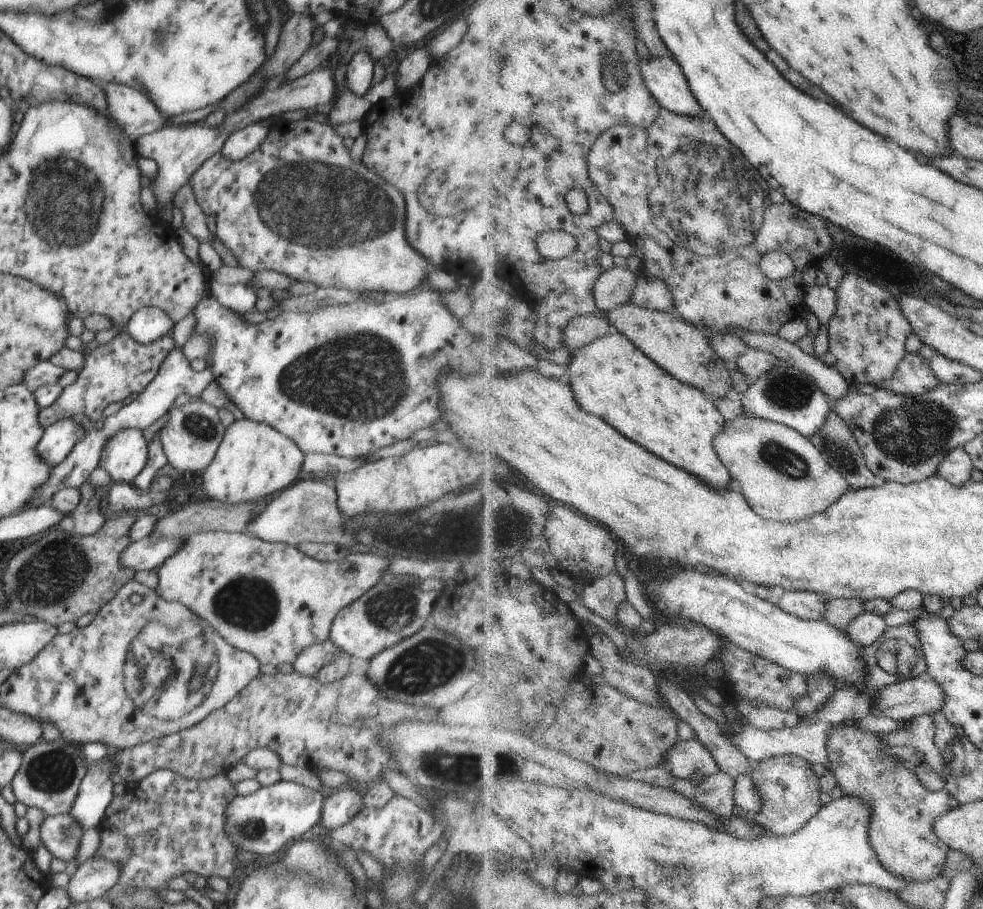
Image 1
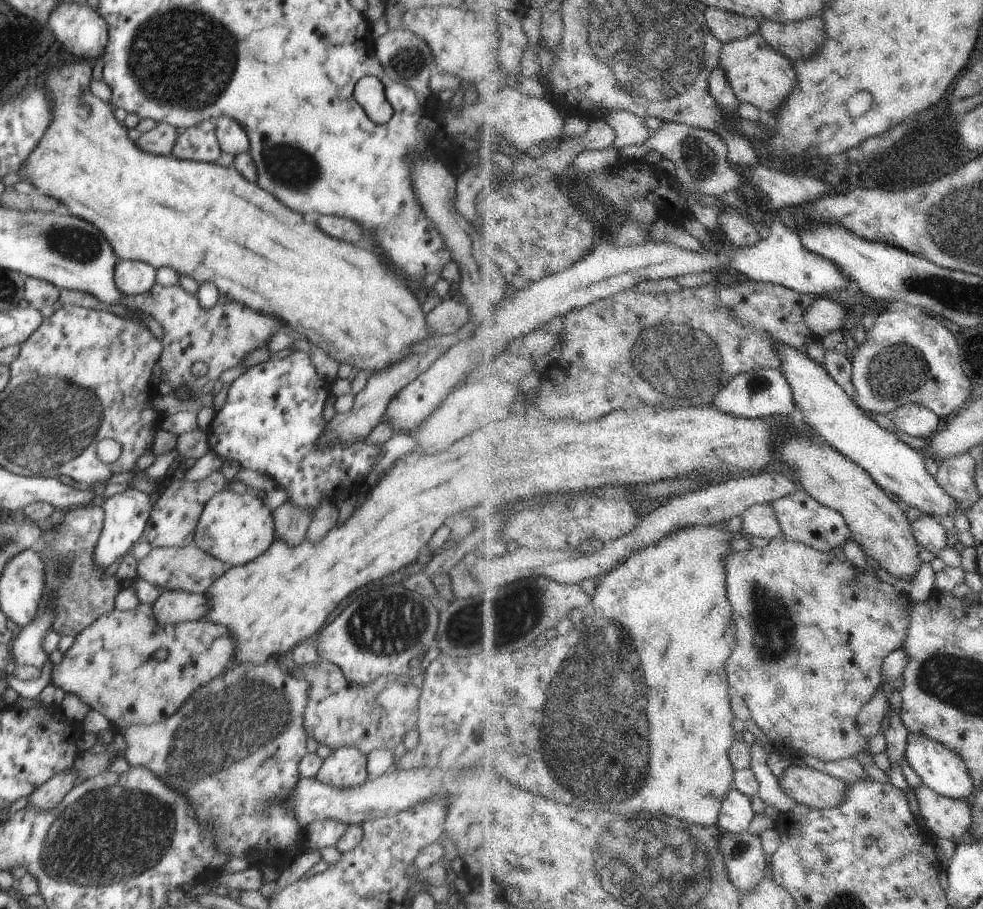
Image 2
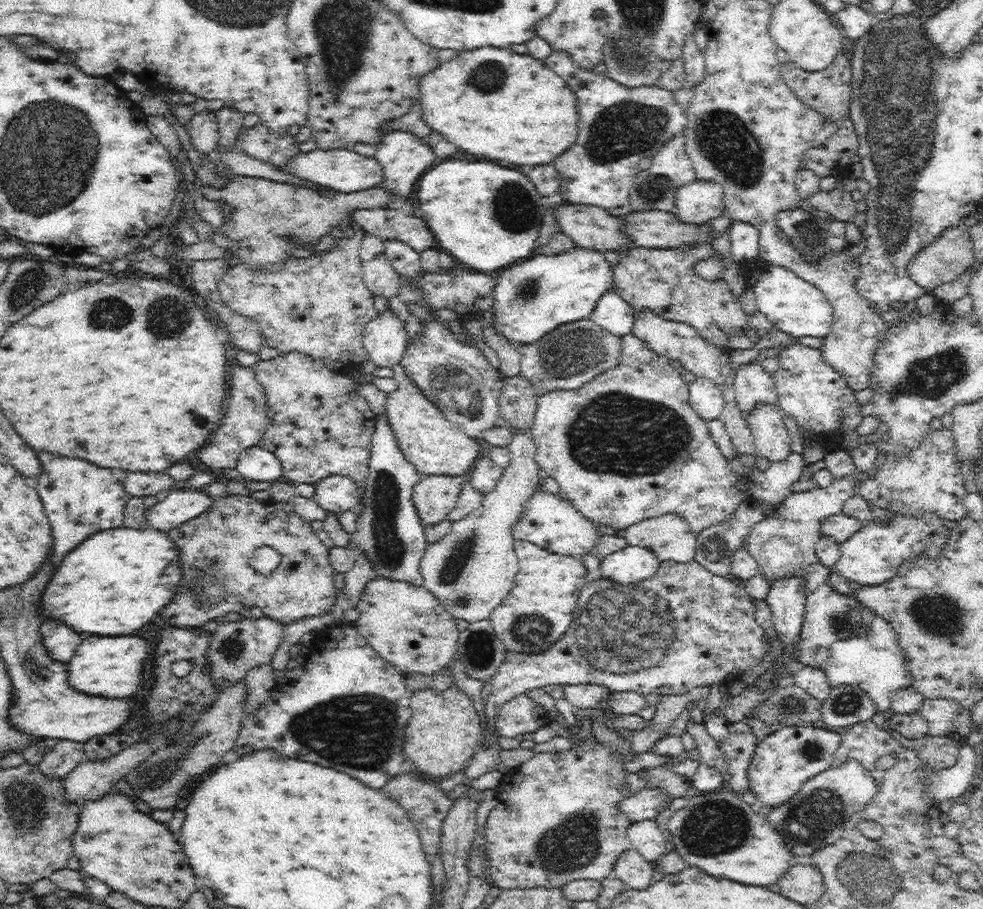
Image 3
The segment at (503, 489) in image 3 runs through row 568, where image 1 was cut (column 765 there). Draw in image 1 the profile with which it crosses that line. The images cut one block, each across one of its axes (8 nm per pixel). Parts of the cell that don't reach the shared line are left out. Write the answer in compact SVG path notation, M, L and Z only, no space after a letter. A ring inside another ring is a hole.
M744 414L726 425L716 448L733 474L734 484L750 498L750 506L758 514L783 523L804 521L826 512L853 488L811 438L779 422Z

